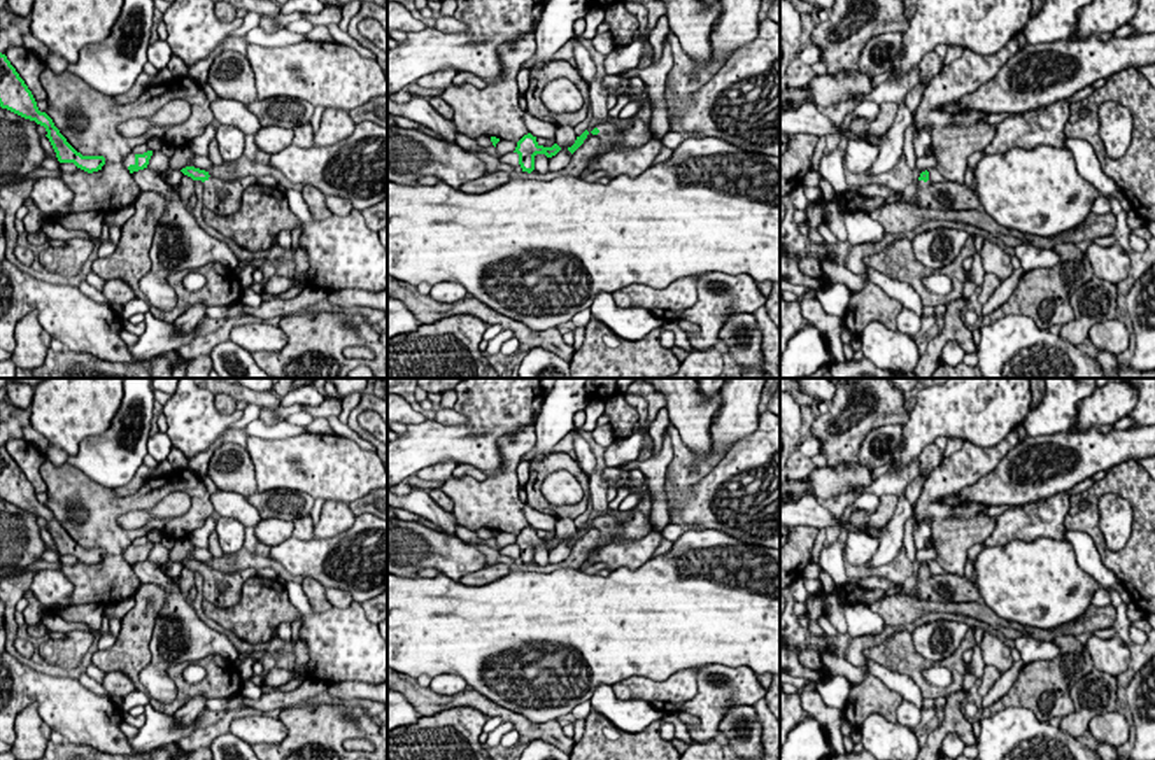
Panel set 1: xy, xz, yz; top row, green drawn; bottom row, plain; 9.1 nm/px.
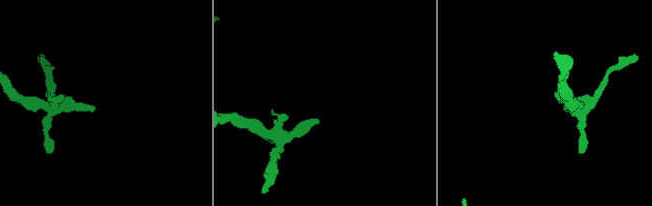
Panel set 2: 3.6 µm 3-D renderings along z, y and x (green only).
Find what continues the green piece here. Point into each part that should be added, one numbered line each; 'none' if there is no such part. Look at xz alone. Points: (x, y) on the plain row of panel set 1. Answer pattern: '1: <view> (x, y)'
1: xz (637, 526)

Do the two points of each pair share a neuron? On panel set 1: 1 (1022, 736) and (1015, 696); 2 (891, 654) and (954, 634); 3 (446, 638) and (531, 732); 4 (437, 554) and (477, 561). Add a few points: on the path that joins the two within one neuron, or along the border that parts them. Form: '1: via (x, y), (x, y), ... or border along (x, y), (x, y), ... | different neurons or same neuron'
1: border along (982, 718), (1024, 706), (1047, 722) | different neurons
2: border along (910, 633), (914, 648), (931, 664) | different neurons
3: border along (474, 690), (523, 713), (530, 720), (551, 720) | different neurons
4: via (447, 554), (456, 559), (467, 559) | same neuron

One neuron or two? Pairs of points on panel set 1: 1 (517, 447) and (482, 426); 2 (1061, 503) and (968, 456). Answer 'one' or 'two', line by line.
1: two
2: two

